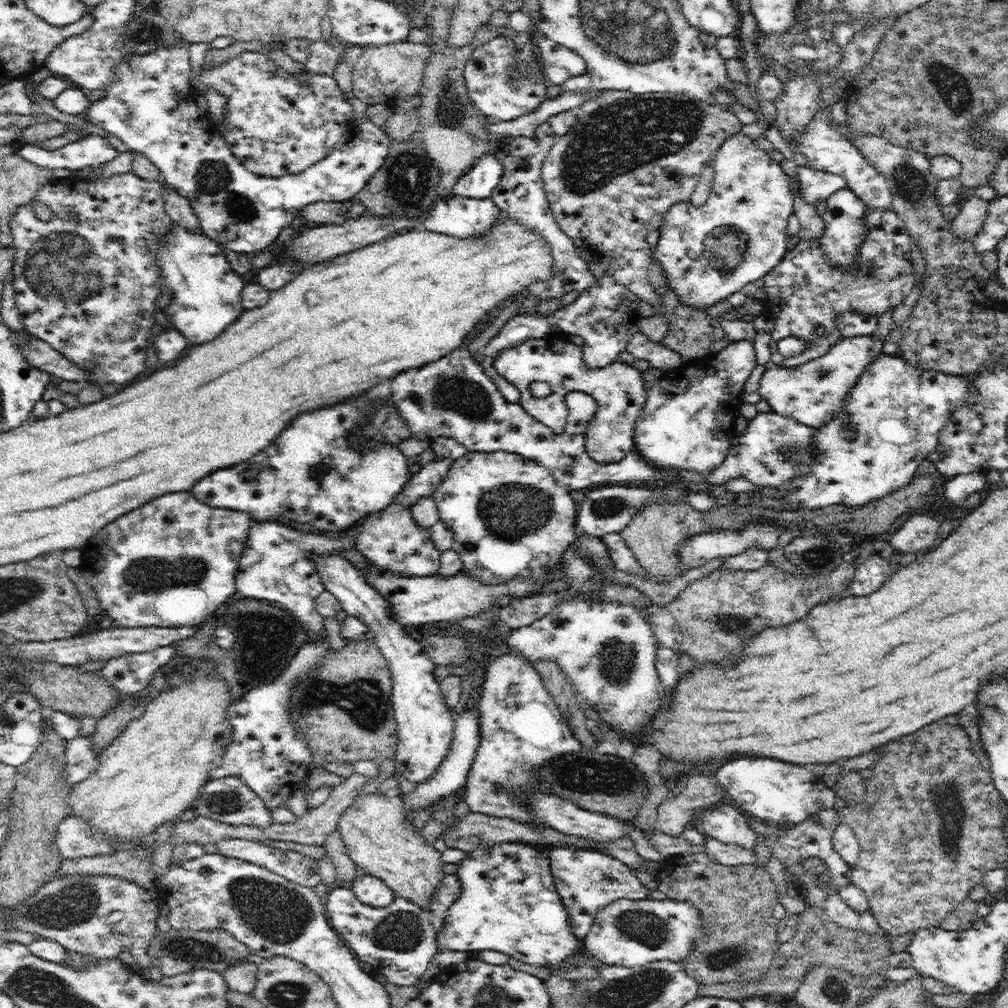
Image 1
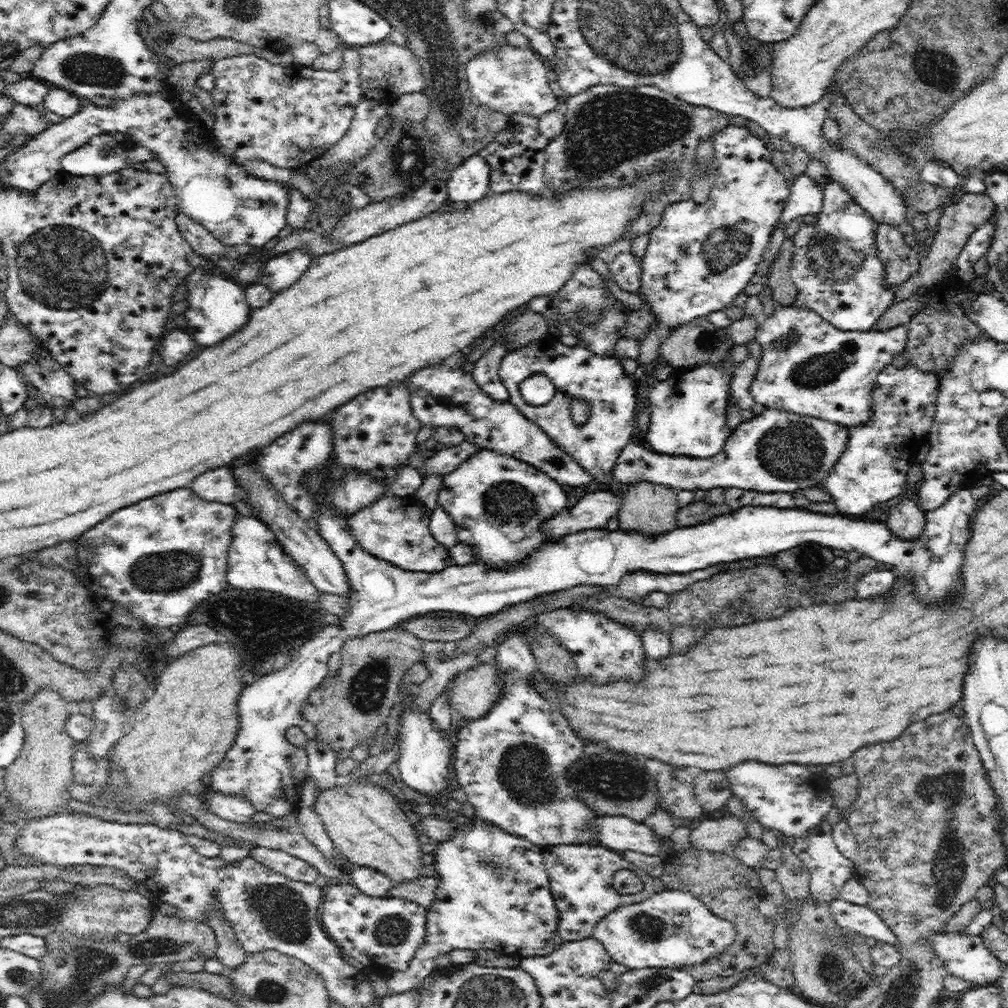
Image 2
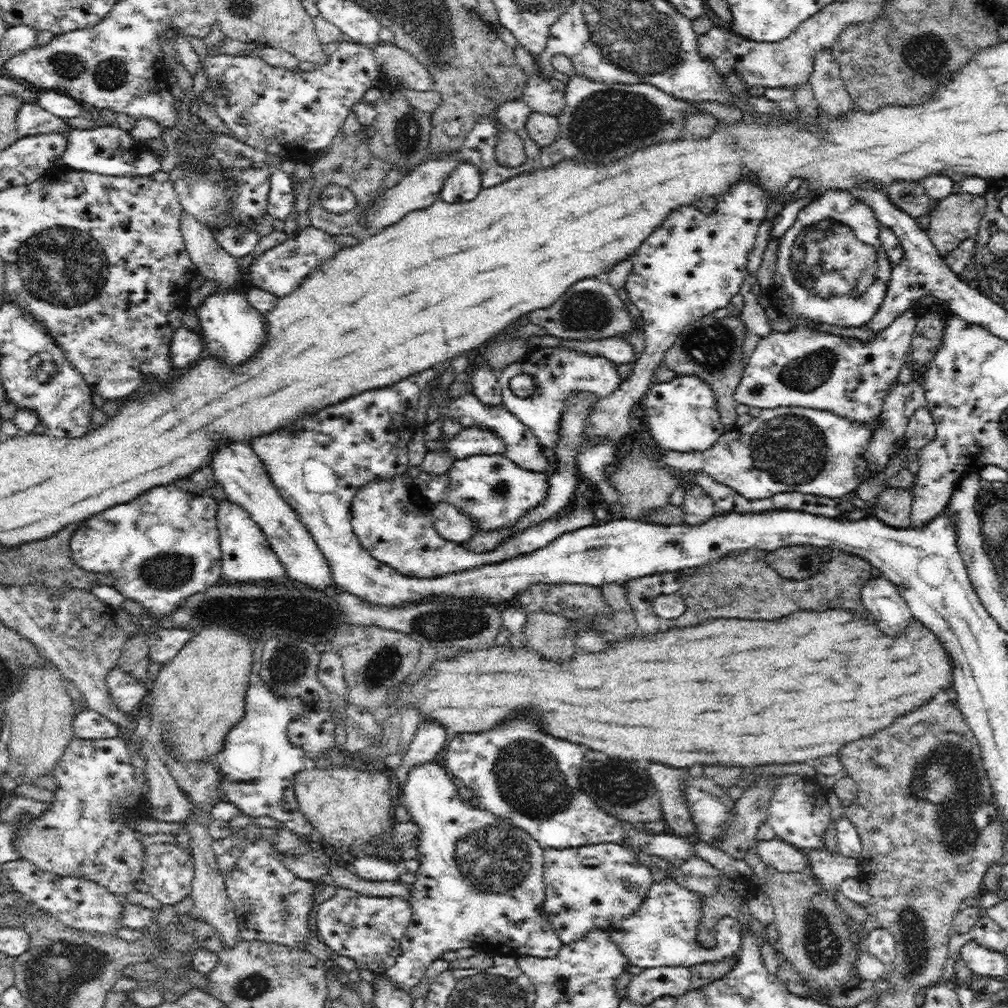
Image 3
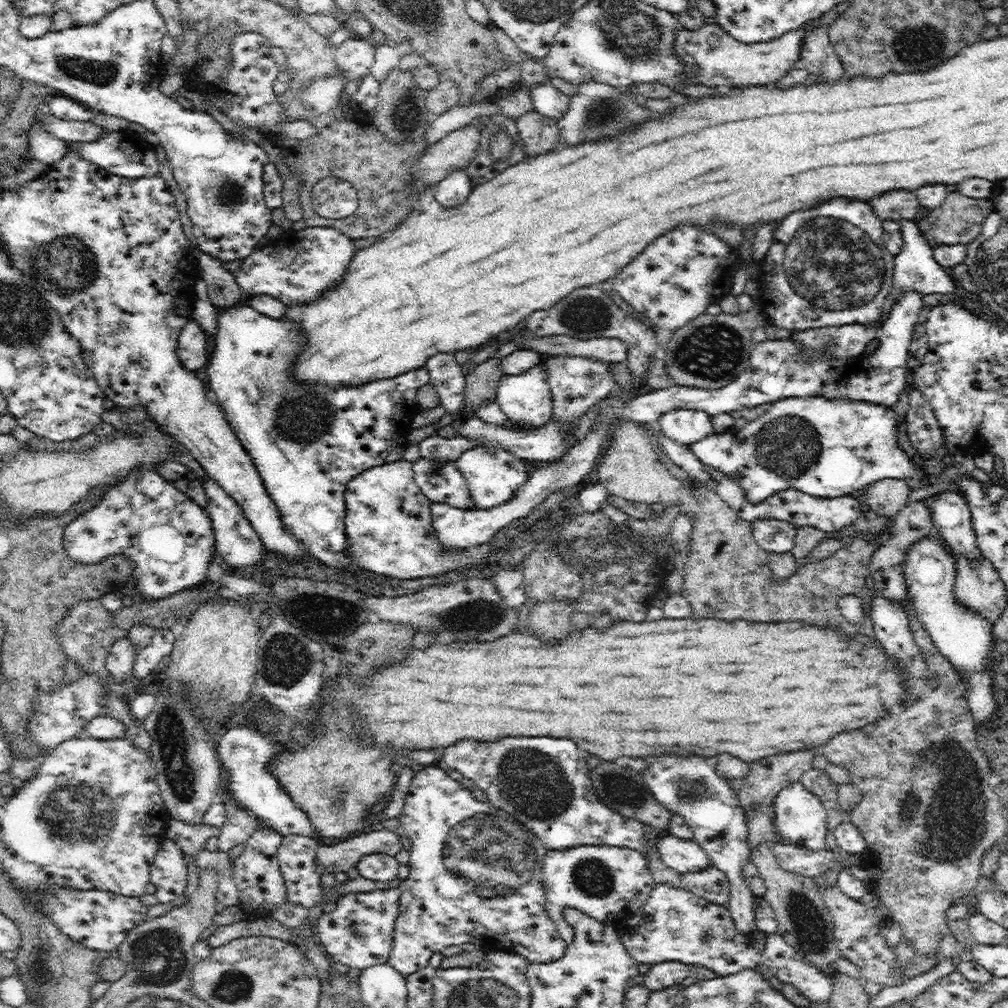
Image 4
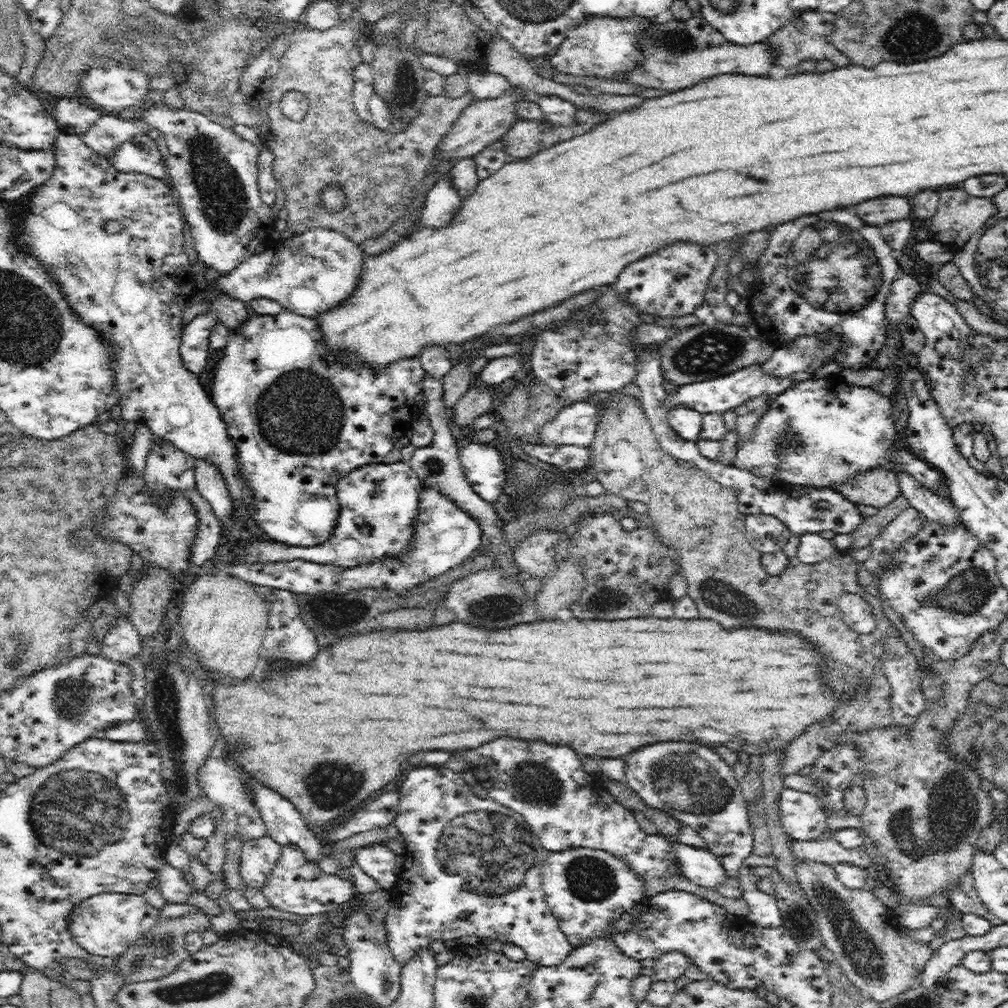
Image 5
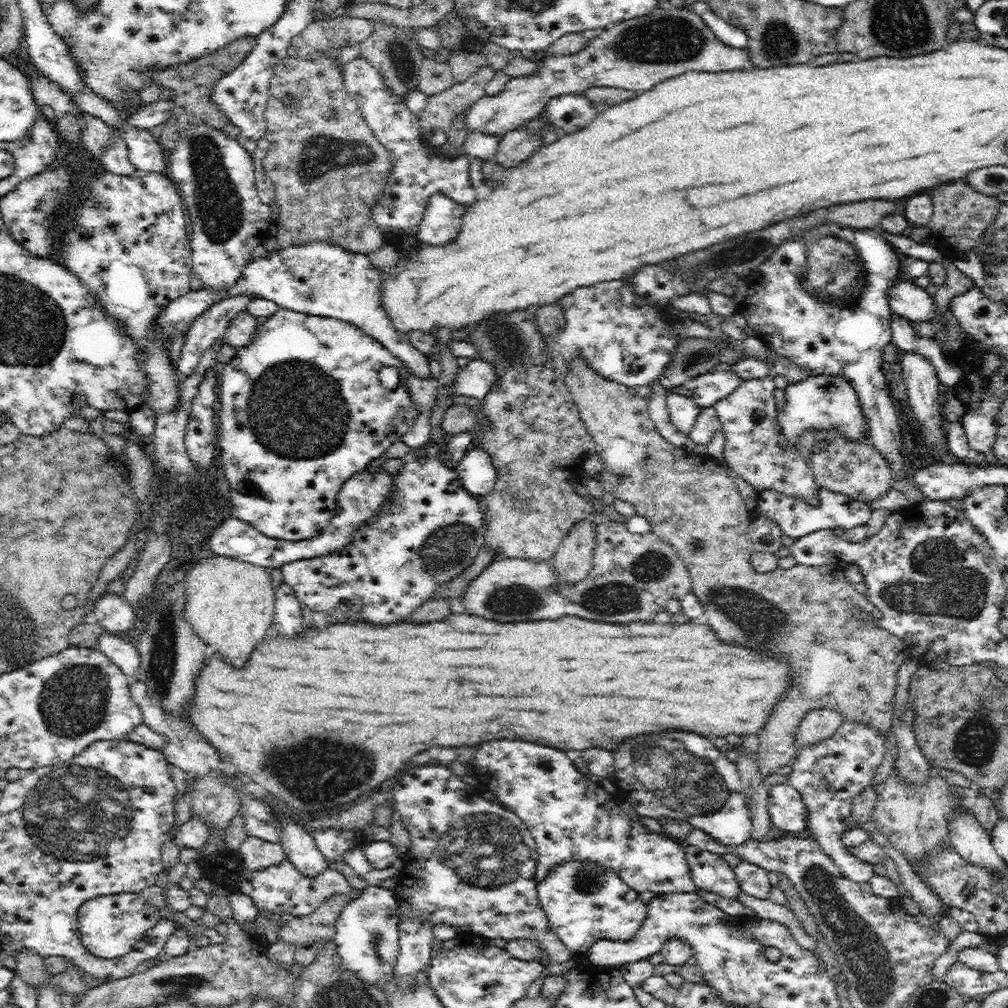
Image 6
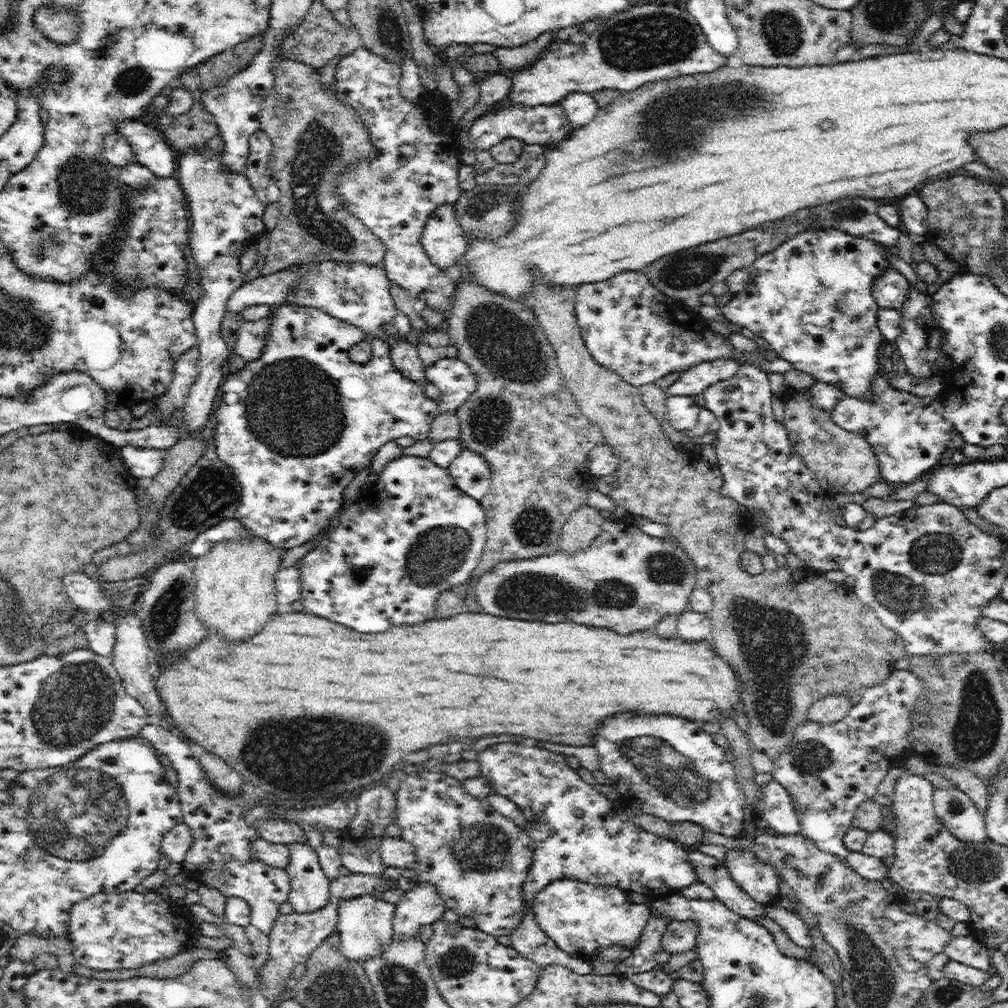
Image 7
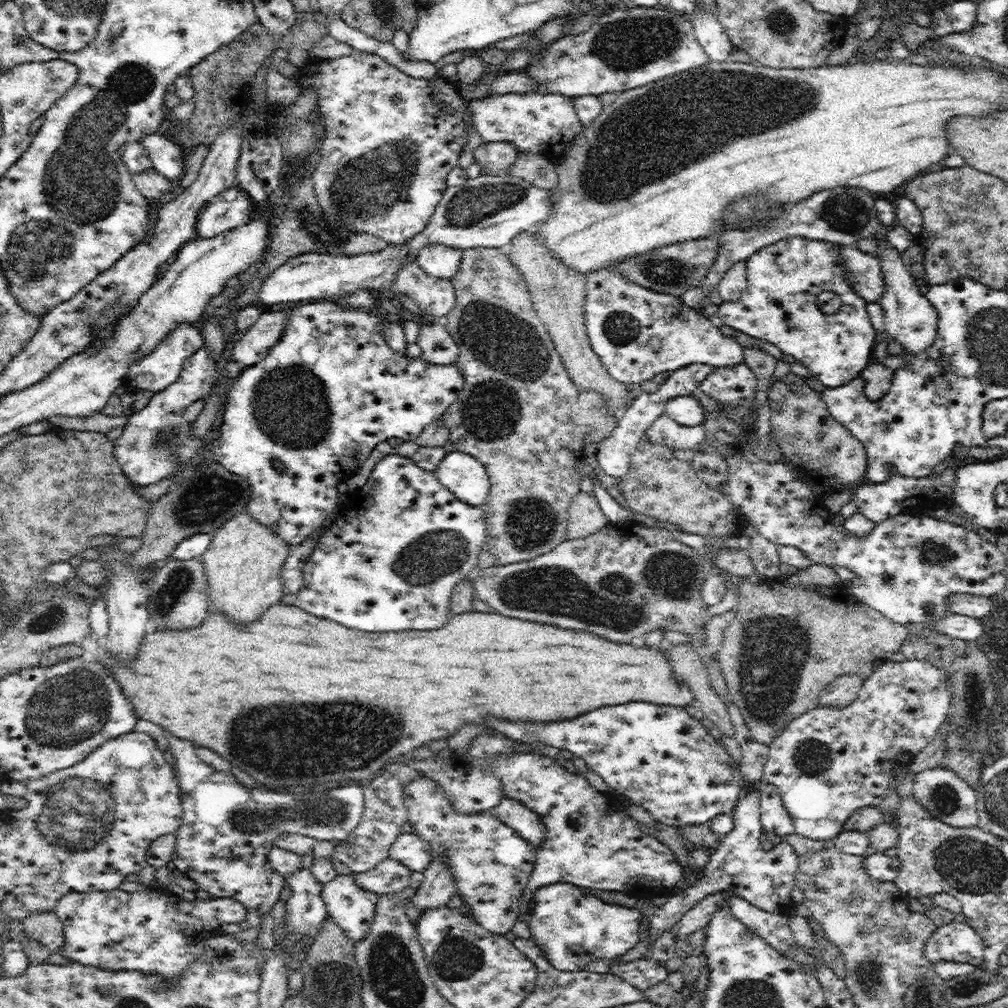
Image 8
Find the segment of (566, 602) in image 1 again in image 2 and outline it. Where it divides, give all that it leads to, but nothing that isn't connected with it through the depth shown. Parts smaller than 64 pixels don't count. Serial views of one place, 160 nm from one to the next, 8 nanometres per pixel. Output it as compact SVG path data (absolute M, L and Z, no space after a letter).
M556 609L544 611L533 620L564 645L574 656L578 674L598 684L616 680L638 682L644 678L644 648L639 632L590 609Z

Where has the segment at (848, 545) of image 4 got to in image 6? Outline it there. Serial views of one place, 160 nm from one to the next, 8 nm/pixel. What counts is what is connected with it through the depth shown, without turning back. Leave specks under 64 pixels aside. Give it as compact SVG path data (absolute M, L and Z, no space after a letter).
M582 357L573 359L564 378L578 407L580 419L594 439L595 451L604 463L604 470L600 472L603 490L612 493L616 499L634 505L636 513L649 520L651 531L664 544L675 549L691 576L691 592L703 604L706 620L714 628L716 636L726 642L732 640L754 648L764 646L764 650L786 654L790 658L788 662L794 672L792 688L778 702L764 732L760 734L756 757L763 779L768 781L780 768L791 765L795 760L798 750L795 740L800 720L808 710L831 708L842 714L845 720L867 724L886 735L892 728L896 672L910 654L900 638L871 620L853 616L854 607L876 619L882 618L882 612L868 601L866 594L856 592L844 575L845 565L826 563L813 567L797 562L788 569L778 567L765 573L756 572L750 564L755 548L748 536L753 513L748 510L747 502L719 460L703 455L698 458L697 465L692 464L686 449L670 444L660 435L650 419L647 401L636 394L635 388L598 375Z

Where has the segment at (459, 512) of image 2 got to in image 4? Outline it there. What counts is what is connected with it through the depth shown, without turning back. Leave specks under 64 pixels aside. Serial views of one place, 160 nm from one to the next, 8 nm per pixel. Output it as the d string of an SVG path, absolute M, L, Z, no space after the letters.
M480 444L464 450L456 463L458 470L467 480L470 497L472 497L472 503L476 509L494 508L514 499L520 486L526 482L532 467L531 464L514 456L511 452Z

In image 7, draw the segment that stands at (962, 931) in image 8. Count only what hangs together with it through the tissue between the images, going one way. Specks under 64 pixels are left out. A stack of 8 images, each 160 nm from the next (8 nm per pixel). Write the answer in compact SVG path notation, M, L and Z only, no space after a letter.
M951 936L943 950L945 959L952 959L974 968L991 971L988 947L974 936Z

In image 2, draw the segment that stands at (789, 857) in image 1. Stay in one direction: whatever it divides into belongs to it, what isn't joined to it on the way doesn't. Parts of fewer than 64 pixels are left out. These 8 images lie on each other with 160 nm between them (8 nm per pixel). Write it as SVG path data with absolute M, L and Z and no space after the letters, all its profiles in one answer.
M824 819L817 827L796 839L792 848L805 868L810 872L809 894L814 901L830 903L841 900L841 892L846 882L856 875L855 862L844 857L836 847L832 835L832 826Z

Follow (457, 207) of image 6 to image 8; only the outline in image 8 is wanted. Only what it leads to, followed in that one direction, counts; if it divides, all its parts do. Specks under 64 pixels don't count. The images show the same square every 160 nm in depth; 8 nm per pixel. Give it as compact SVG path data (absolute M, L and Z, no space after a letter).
M440 243L426 244L418 252L416 261L427 275L451 279L460 266L462 251Z

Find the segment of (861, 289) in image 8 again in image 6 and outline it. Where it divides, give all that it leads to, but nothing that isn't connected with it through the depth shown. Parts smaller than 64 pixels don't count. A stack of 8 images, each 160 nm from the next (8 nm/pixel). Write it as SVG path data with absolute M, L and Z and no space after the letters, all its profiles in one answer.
M897 279L888 286L888 306L893 313L912 322L936 318L934 298L912 281Z

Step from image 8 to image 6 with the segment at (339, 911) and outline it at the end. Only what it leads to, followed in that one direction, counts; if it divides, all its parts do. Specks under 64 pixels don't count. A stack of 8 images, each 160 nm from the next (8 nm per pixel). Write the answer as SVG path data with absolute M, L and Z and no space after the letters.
M372 887L360 892L355 900L345 907L335 924L334 941L343 966L380 989L384 989L395 970L399 951L399 901L394 891Z

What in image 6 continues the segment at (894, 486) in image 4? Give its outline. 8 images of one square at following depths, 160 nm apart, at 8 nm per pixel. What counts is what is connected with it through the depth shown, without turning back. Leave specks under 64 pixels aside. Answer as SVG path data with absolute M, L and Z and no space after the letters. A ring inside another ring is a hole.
M807 431L795 445L797 451L807 460L819 487L831 492L842 492L855 500L868 503L886 496L891 490L894 474L887 460L867 442L848 441L838 431ZM816 442L826 442L826 448L813 452Z

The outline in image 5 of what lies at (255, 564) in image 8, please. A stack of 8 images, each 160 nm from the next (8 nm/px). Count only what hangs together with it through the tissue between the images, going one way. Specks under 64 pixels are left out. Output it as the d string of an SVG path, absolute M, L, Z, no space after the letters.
M226 570L200 575L181 598L180 624L177 633L190 646L200 664L214 672L230 674L234 680L246 680L258 662L264 632L268 628L266 599L256 593L256 584L238 580Z

